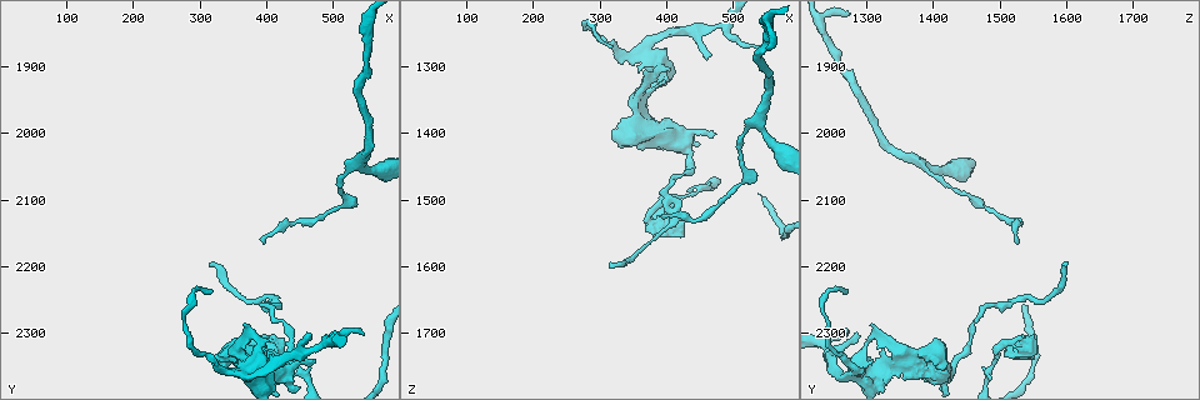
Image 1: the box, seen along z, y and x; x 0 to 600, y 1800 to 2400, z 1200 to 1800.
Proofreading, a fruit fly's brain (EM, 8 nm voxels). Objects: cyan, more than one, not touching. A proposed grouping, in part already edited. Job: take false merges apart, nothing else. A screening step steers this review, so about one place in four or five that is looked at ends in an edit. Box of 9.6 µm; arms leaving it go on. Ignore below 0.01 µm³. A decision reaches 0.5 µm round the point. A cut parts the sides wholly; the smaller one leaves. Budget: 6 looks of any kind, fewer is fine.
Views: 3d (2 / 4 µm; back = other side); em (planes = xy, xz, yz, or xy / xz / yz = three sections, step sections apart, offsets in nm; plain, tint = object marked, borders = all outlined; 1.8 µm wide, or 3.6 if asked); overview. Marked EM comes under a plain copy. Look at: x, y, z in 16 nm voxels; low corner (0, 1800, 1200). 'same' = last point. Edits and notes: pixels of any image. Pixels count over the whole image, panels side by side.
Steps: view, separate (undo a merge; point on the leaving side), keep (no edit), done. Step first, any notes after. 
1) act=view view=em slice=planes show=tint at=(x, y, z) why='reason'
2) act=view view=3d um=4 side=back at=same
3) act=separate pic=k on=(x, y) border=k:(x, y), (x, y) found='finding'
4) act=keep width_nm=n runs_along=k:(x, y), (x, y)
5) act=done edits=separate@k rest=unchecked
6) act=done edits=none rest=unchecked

act=view view=em um=3.6 slice=xy step=8 show=tint at=(545, 2045, 1395) why='three arms meet'

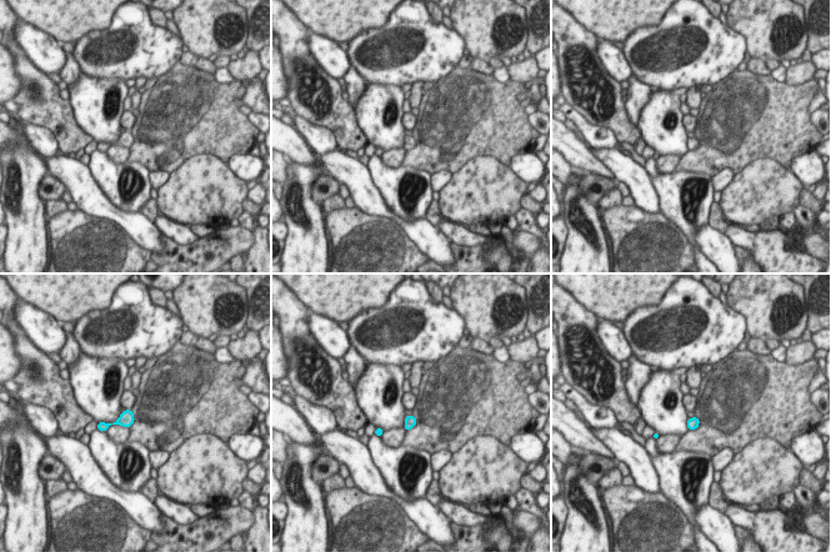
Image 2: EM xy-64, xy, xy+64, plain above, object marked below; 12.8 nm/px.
act=view view=em um=3.6 slice=planes show=borders at=same

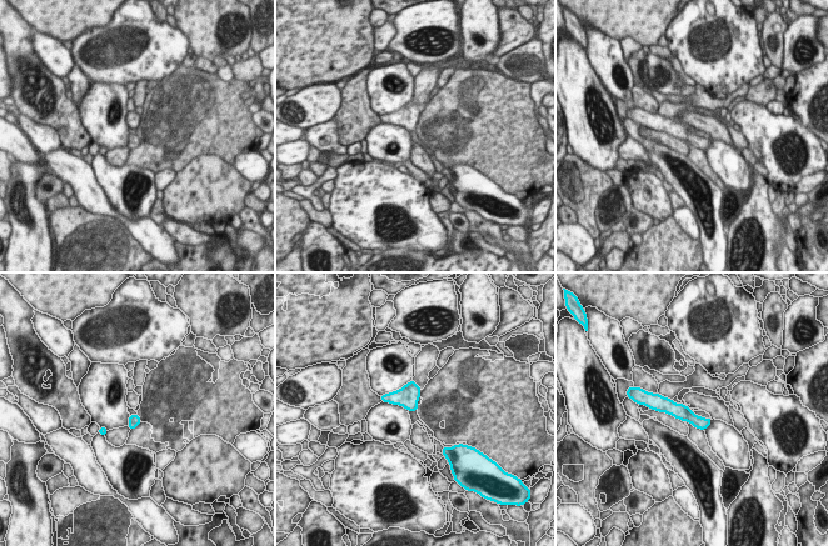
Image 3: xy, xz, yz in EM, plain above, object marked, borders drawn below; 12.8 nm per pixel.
act=keep runs_along=3:(661, 405), (707, 421) found='continuous, no second neuron'

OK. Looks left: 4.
act=view view=em slice=xz step=16 show=tint at=(405, 2245, 1535) why='abrupt turn'

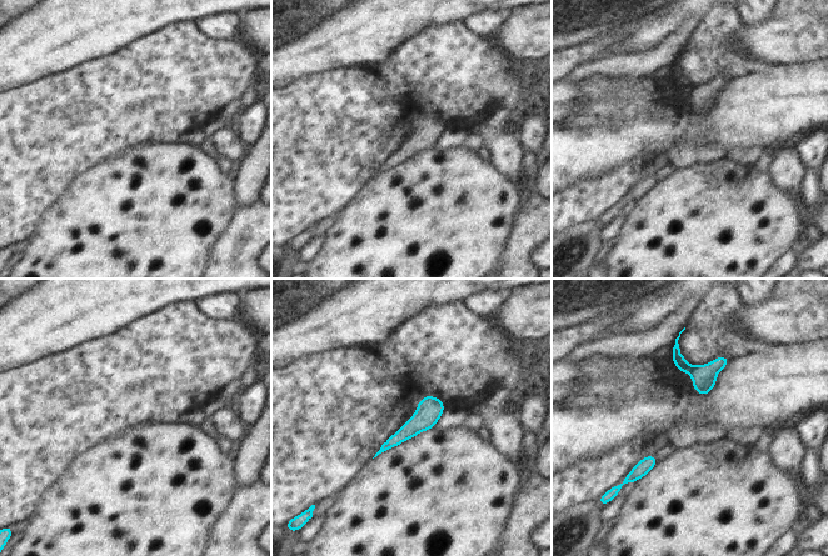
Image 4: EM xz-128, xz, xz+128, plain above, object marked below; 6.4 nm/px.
act=view view=em slice=planes show=tint at=same why='another direction'

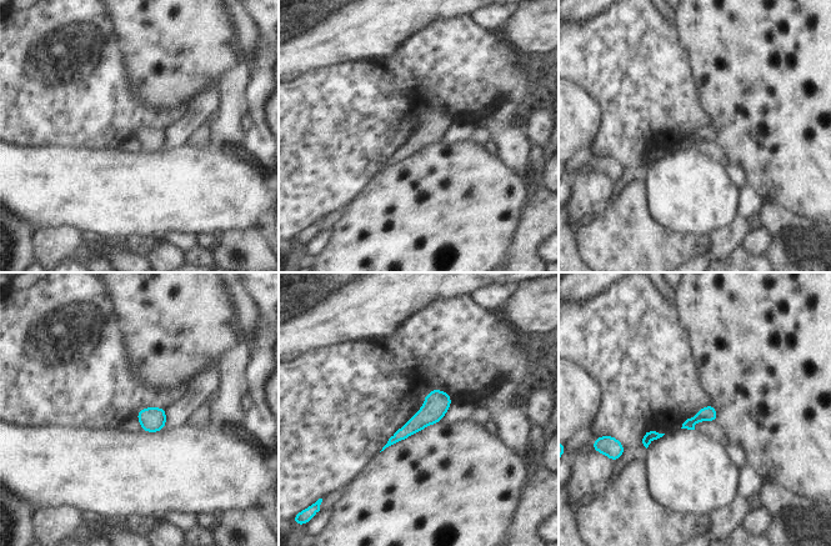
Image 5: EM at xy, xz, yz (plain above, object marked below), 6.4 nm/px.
act=keep width_nm=100 runs_along=5:(446, 397), (415, 425), (393, 440) found='continuous, no second neuron'

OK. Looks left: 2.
act=view view=em slice=yz step=16 show=tint at=(355, 2335, 1355) why='abrupt turn'

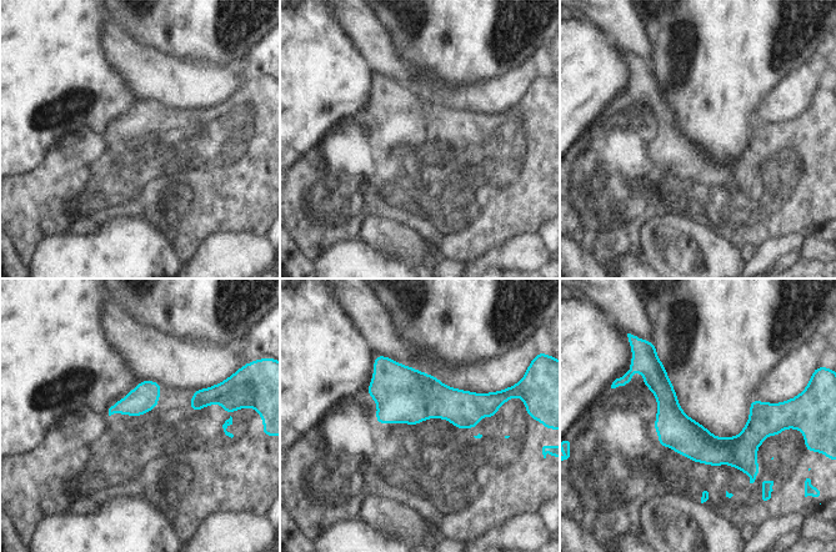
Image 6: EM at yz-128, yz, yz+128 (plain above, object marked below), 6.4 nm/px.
act=view view=em slice=planes show=tint at=same

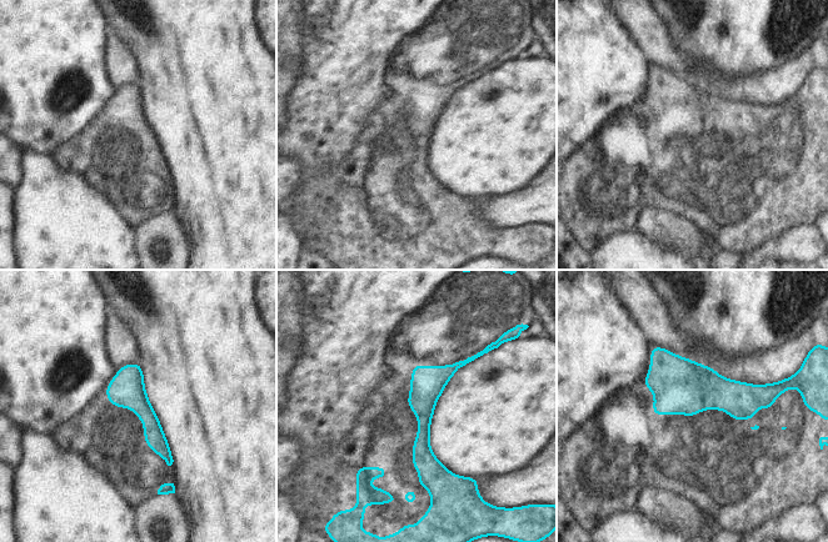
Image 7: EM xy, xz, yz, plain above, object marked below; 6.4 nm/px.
act=keep found='all the same neuron'

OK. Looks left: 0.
act=done edits=none rest=unchecked

